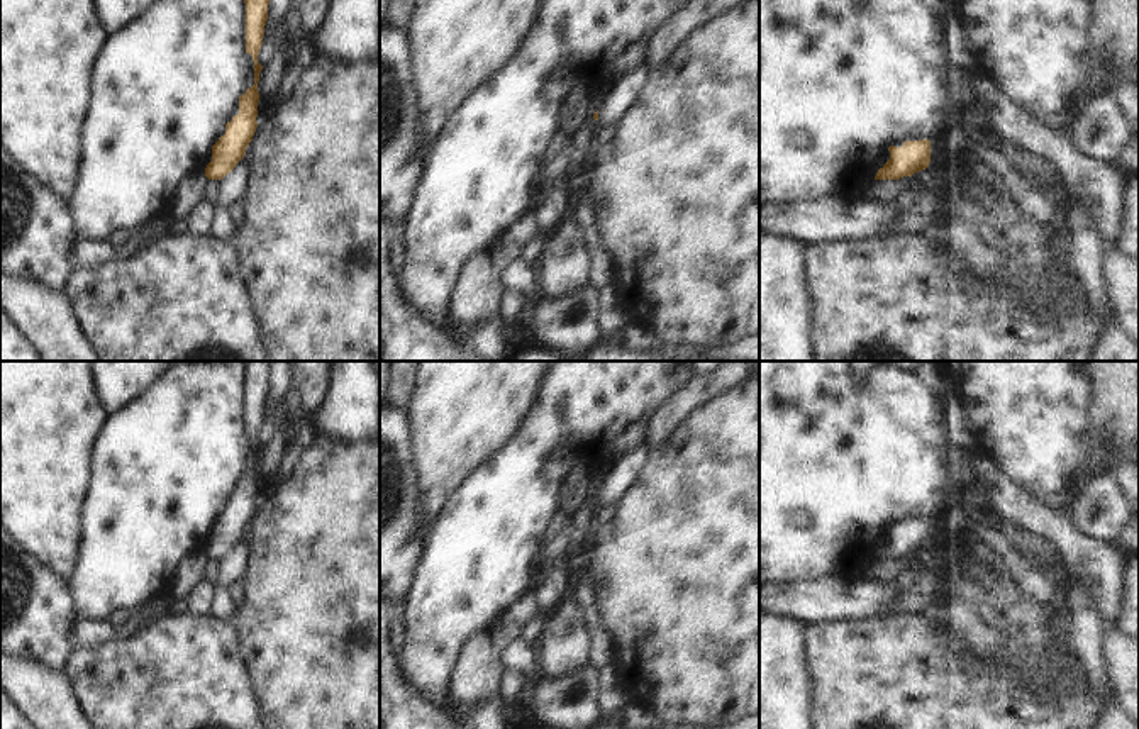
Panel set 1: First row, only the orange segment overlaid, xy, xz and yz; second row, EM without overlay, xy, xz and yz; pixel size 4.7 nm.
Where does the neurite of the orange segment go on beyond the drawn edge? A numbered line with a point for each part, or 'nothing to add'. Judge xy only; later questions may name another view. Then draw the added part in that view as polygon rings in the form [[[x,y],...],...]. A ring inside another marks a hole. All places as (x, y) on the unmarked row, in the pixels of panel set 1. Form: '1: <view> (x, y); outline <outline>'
1: xy (272, 419); outline [[[268,398],[264,405],[263,424],[258,434],[258,442],[263,446],[283,422],[276,400]]]

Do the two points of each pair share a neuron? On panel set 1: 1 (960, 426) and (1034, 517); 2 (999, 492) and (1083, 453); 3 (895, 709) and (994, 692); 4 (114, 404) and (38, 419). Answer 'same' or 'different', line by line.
1: different
2: different
3: same
4: different

